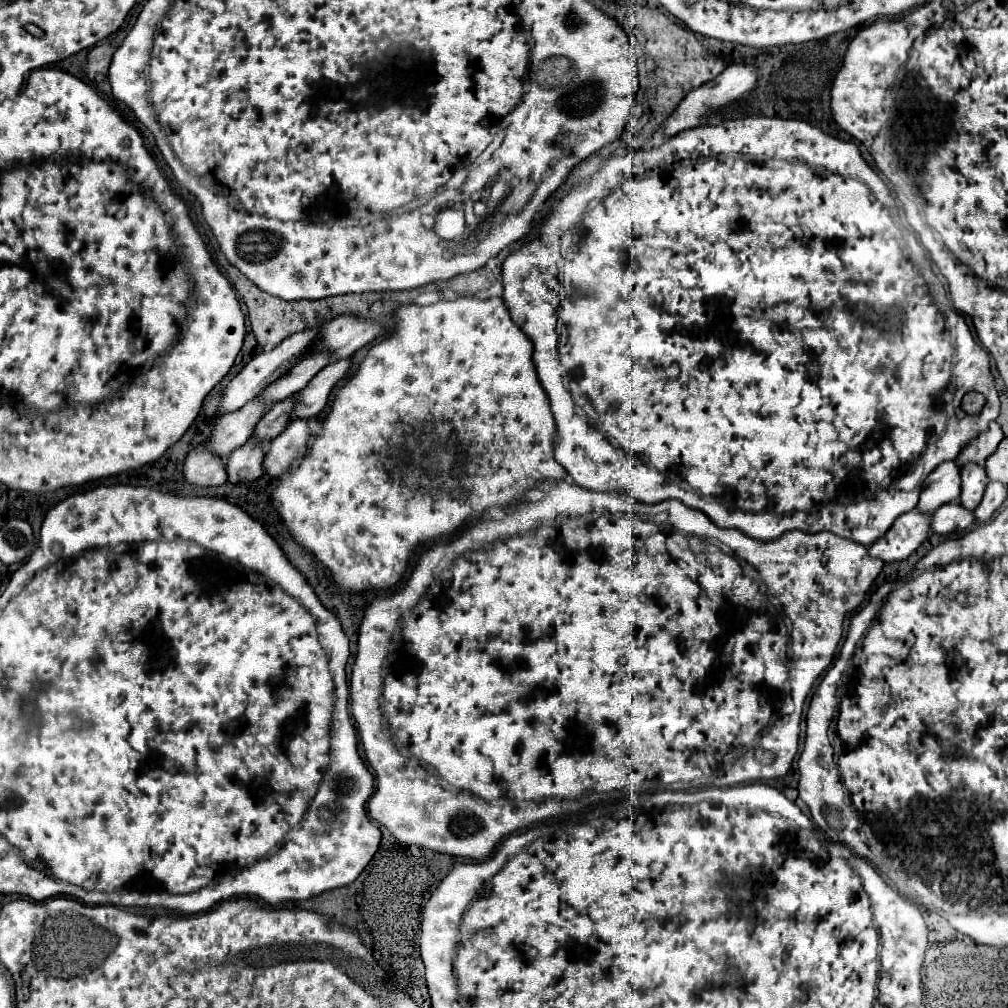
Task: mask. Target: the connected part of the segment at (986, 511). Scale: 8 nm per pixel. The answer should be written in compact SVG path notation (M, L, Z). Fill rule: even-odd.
M989 482L981 504L975 508L977 522L987 522L995 514L995 510L1003 504L1005 498L1007 498L1007 486L1001 482Z

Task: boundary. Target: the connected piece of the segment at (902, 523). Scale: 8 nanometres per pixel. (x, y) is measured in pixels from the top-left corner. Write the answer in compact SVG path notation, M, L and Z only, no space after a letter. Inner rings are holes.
M911 510L897 518L893 526L869 548L869 554L883 562L905 560L931 532L931 514Z

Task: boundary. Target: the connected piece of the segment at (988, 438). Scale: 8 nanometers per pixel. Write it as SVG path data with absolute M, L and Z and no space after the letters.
M991 422L989 430L981 432L977 438L973 438L971 442L967 442L961 450L961 454L957 456L957 462L963 466L965 462L985 462L987 456L991 456L999 442L1003 440L1003 430L999 426L999 422Z

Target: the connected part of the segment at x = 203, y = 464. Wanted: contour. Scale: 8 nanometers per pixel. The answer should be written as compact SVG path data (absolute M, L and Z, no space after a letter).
M205 442L199 448L189 452L183 474L185 474L187 482L197 484L197 486L221 486L227 482L225 460L217 458L217 454L209 452L205 448Z

